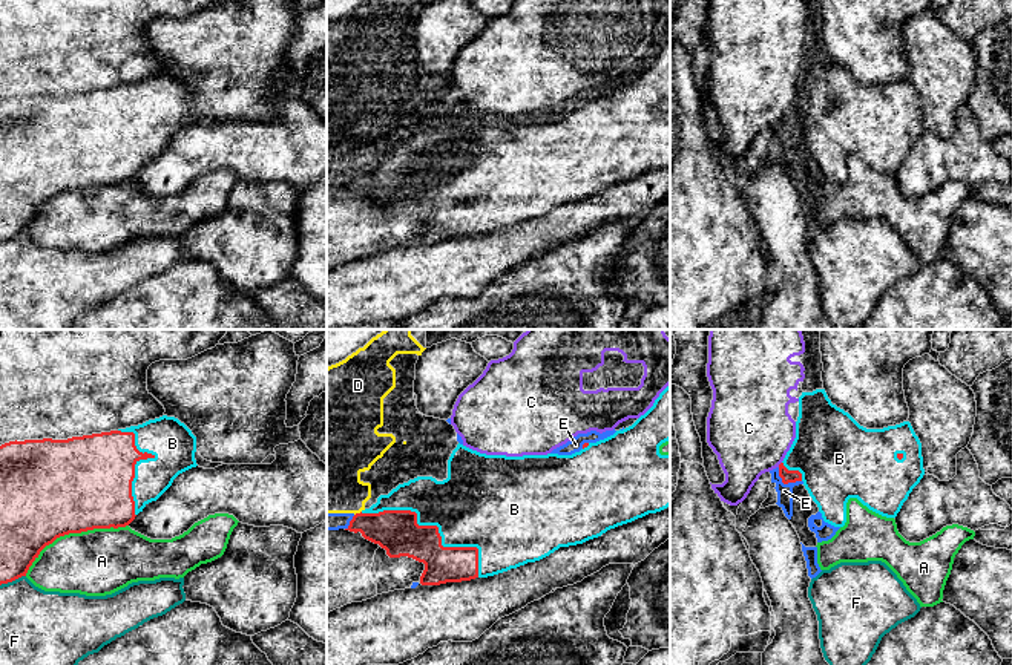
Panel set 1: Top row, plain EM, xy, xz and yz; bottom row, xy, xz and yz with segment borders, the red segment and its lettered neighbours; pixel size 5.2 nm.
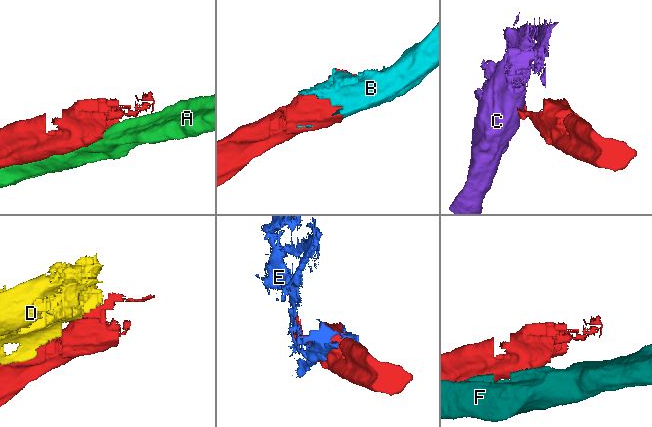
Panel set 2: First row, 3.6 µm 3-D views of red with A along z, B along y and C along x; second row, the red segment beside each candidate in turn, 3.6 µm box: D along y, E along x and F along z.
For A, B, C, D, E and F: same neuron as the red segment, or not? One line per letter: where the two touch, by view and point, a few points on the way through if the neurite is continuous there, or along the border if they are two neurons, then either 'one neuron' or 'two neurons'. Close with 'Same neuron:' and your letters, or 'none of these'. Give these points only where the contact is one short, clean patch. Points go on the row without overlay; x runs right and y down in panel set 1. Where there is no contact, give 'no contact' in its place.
A: meets red in xy at (72, 189); two neurons
B: meets red in xz at (436, 183); one neuron
C: meets red in yz at (779, 121); two neurons
D: meets red in xz at (358, 170); two neurons
E: meets red in yz at (785, 140); two neurons
F: meets red in xy at (13, 236); two neurons
Same neuron: B

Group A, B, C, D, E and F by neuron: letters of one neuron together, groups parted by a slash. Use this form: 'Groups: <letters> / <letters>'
Groups: A / B / C E / D / F

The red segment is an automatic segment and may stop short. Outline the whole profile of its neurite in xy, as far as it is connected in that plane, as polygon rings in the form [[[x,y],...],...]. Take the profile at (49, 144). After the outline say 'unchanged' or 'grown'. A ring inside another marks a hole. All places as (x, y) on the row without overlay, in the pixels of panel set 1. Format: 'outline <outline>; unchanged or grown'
outline [[[163,72],[126,86],[67,97],[25,97],[0,103],[0,242],[26,233],[40,208],[57,195],[94,185],[129,182],[173,136],[196,124],[196,93],[175,74]]]; grown

